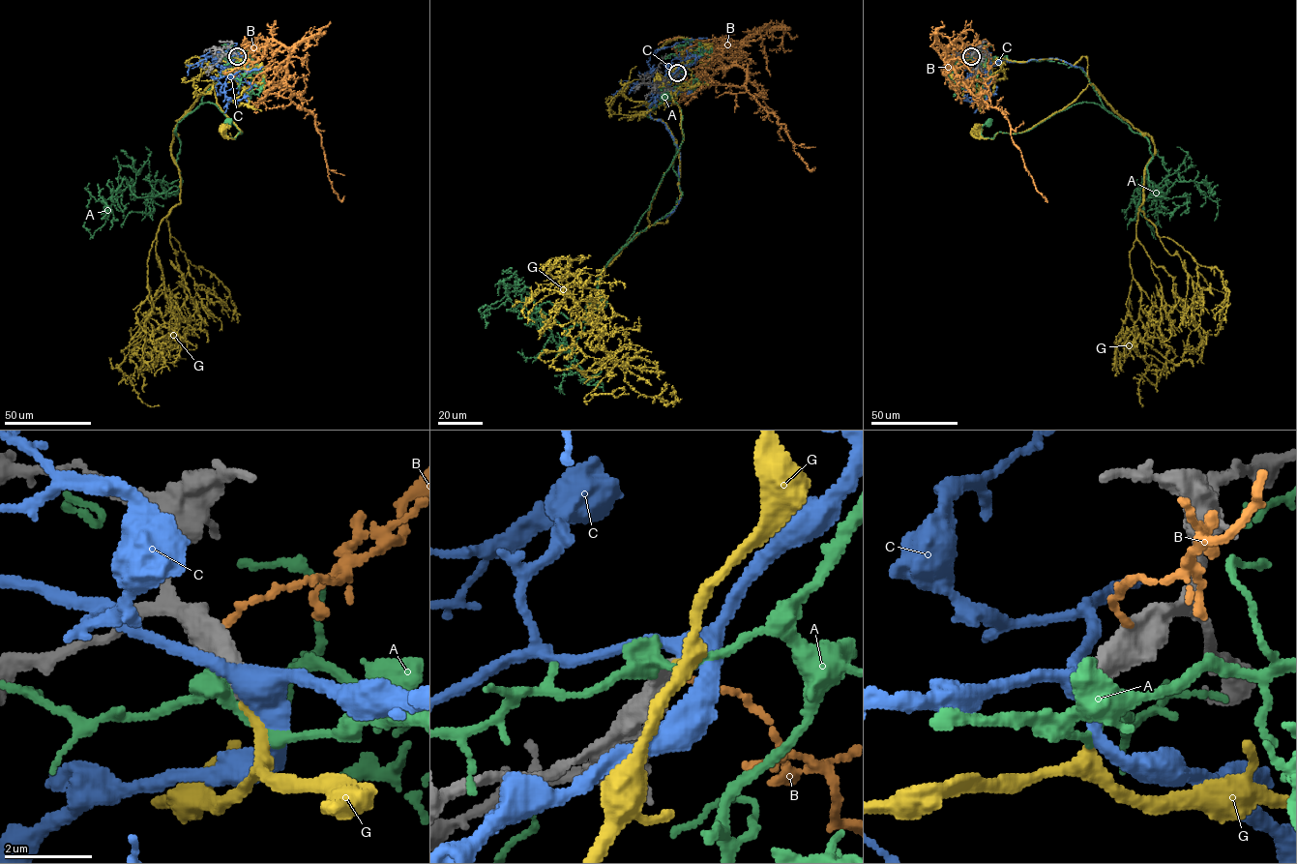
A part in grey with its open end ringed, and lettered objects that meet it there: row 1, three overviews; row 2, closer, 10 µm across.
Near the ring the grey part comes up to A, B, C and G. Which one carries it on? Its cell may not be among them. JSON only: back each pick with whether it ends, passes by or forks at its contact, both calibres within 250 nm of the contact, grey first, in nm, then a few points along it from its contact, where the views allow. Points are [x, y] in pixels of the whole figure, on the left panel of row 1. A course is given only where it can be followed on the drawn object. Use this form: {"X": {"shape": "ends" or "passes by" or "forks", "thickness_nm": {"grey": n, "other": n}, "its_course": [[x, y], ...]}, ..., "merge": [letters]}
{"G": {"shape": "ends", "thickness_nm": {"grey": 360, "other": 200}, "its_course": [[237, 57], [216, 59], [239, 63], [229, 56], [215, 95], [242, 133], [229, 138], [221, 129]]}, "merge": ["G"]}

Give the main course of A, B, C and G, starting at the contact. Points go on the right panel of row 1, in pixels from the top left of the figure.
A: (971, 56), (1079, 67), (1104, 107), (1077, 103), (1031, 129), (997, 133), (993, 138), (981, 134), (989, 122)
B: (972, 53), (978, 44), (959, 40), (944, 49), (962, 83), (1006, 117), (1024, 166), (1044, 195)
C: (971, 56), (982, 67), (1004, 59), (1025, 62), (1057, 58), (1081, 68), (1085, 74)
G: (971, 57), (1073, 65), (1084, 56), (1089, 83), (1022, 132), (983, 138), (977, 129)

